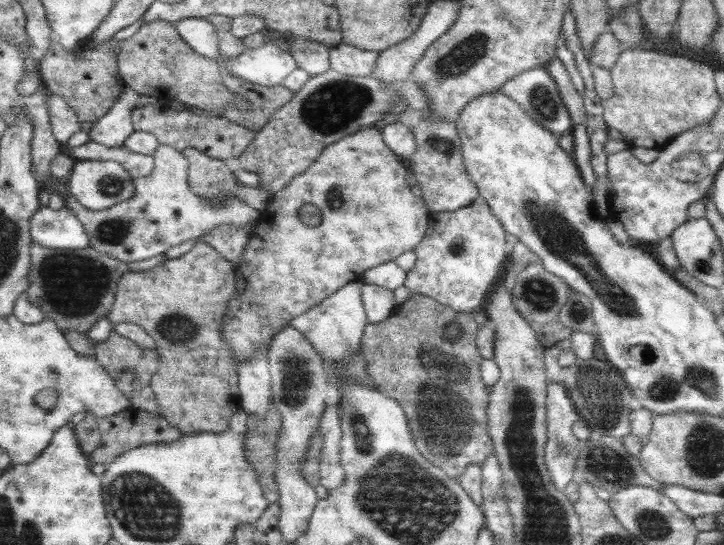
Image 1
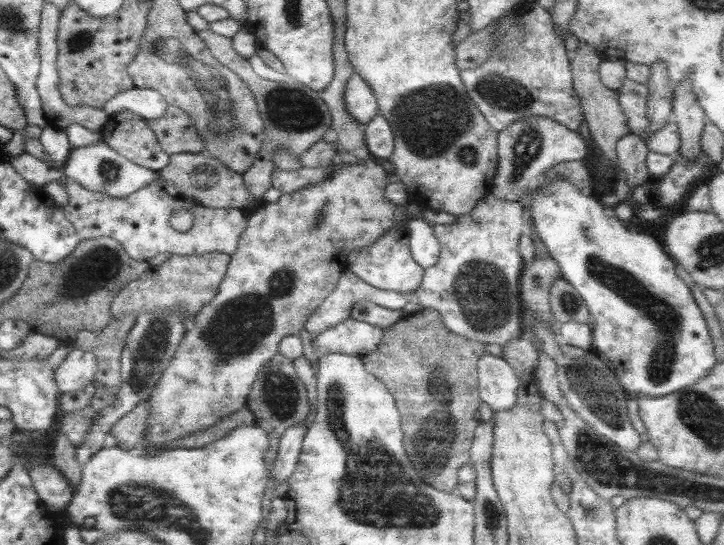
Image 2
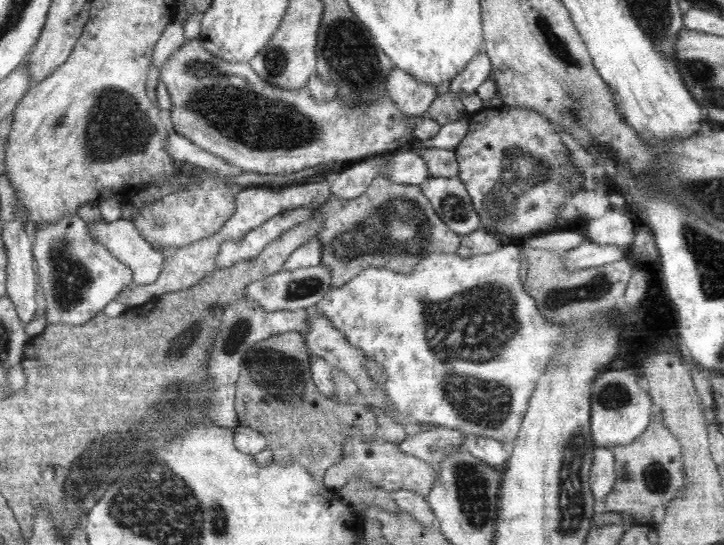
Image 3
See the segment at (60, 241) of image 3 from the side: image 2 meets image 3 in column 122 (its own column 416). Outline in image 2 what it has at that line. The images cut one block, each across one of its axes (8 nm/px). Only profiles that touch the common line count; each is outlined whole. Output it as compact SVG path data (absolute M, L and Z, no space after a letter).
M400 225L387 230L376 242L369 247L361 248L349 255L346 268L357 278L367 284L382 290L392 290L398 294L415 294L420 288L425 270L416 265L409 247L409 230L407 225Z

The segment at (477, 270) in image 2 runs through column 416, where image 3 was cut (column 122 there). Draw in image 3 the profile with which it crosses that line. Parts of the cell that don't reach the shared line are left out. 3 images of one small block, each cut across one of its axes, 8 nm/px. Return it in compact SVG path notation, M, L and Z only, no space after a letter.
M295 180L289 185L264 183L261 186L243 188L235 196L235 211L233 215L211 237L203 238L181 247L154 245L153 247L165 256L163 260L164 268L160 271L158 280L154 284L144 284L142 286L132 282L130 286L122 289L122 292L119 294L119 301L131 307L141 306L151 301L154 297L160 297L165 293L176 293L182 290L192 289L205 277L214 273L216 260L218 260L218 255L216 254L220 252L220 246L222 244L226 242L240 242L244 238L244 234L248 234L250 230L262 226L264 222L280 214L282 211L301 206L319 209L320 206L330 199L330 182L294 186L294 184L297 184L301 180Z

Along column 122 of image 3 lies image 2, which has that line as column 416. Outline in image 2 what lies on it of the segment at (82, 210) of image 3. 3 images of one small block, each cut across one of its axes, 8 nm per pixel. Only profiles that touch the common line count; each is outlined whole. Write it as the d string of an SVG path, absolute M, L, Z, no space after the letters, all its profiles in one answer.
M410 219L407 221L409 230L409 247L416 265L426 270L435 266L441 251L440 243L434 234L433 227L423 219Z

